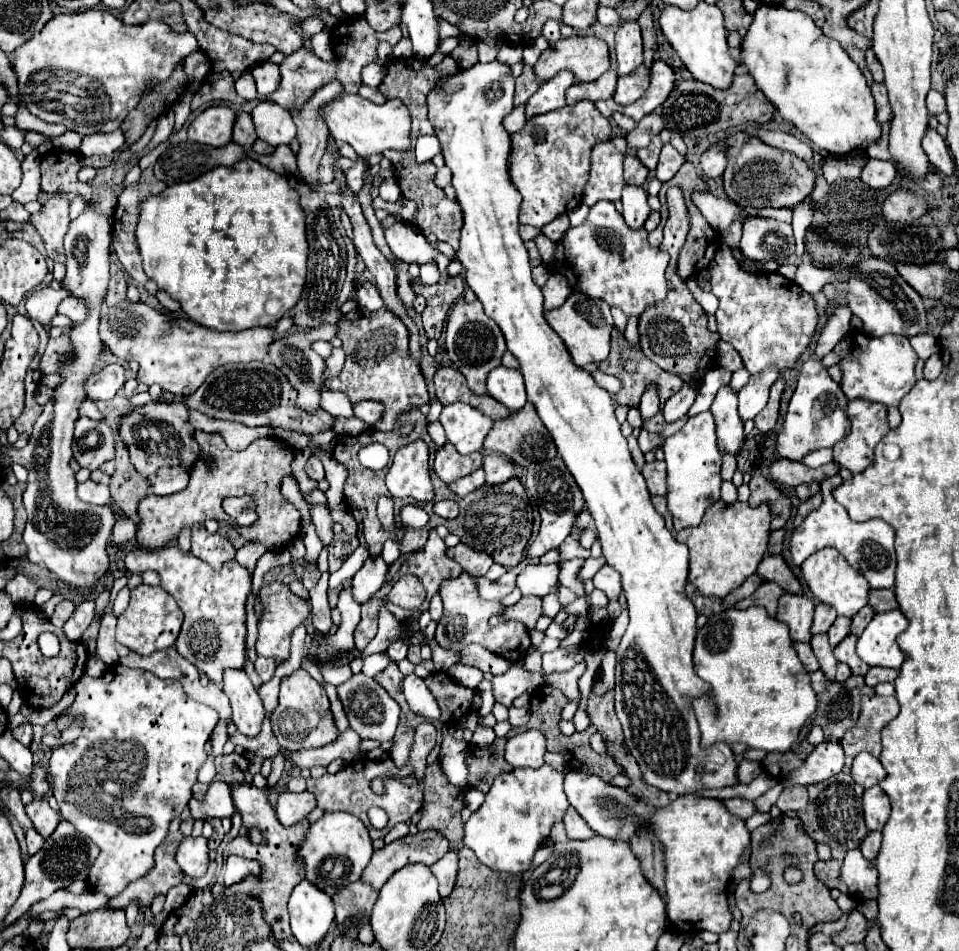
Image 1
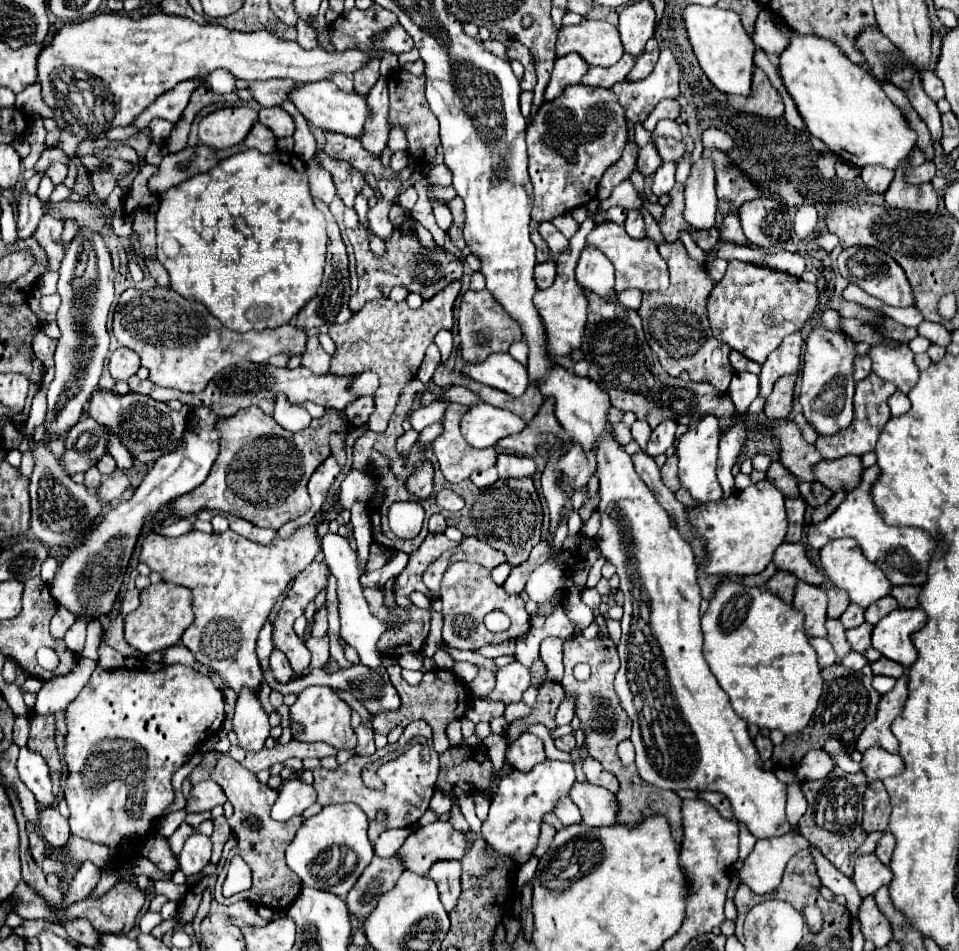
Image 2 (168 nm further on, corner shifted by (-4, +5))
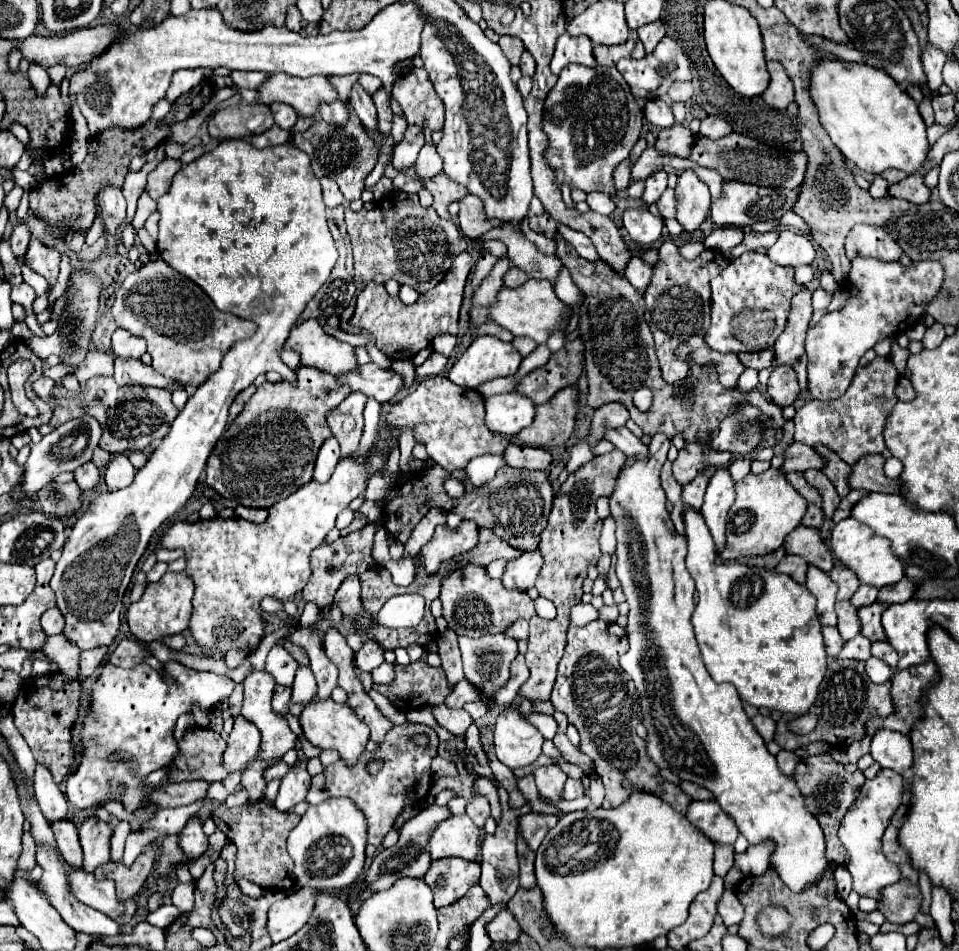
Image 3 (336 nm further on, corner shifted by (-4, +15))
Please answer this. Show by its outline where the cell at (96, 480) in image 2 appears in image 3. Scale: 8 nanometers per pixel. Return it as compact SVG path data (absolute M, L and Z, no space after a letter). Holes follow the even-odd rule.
M87 462L83 466L79 466L75 472L73 472L73 480L79 484L79 488L85 492L85 490L91 490L99 484L101 480L101 472L99 468L93 464L93 462Z

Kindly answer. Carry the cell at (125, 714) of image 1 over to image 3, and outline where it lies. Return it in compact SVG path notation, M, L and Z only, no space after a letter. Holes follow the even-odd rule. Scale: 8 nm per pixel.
M179 662L165 664L165 672L177 684L165 684L163 676L149 664L139 664L137 668L131 670L117 668L113 664L101 666L101 674L91 688L91 710L87 712L83 726L83 746L85 746L83 762L77 768L77 772L67 778L67 798L73 806L91 808L95 802L109 800L117 794L129 812L139 808L145 800L143 778L151 774L151 770L167 766L177 756L177 740L173 738L177 718L189 712L193 702L199 702L203 708L211 708L217 700L229 698L235 688L235 682L229 676L219 676L213 672L197 672L181 666Z

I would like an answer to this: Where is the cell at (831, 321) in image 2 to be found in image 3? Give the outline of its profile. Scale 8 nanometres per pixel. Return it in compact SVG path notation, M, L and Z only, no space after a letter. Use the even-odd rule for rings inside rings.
M819 287L812 295L813 310L823 310L830 305L830 294Z

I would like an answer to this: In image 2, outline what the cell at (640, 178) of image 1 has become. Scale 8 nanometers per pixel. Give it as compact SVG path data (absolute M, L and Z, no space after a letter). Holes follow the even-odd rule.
M649 142L647 146L643 146L639 150L639 158L637 158L637 170L643 174L643 176L649 176L653 174L657 168L661 166L661 158L655 150L655 144Z

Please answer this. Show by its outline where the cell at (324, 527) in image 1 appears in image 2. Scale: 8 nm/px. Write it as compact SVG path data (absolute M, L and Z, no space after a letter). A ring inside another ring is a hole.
M327 532L323 538L321 538L321 546L323 546L323 554L325 554L325 562L329 566L329 570L333 572L333 576L337 578L337 592L339 592L339 614L341 614L341 636L343 640L353 646L357 650L359 658L361 658L361 664L365 666L379 666L381 664L381 654L377 652L377 640L379 636L387 630L387 624L377 620L371 612L369 612L369 606L365 602L365 596L363 596L363 588L359 584L359 570L357 570L357 554L355 550L351 550L349 542L339 536L339 534L333 534L333 532Z

